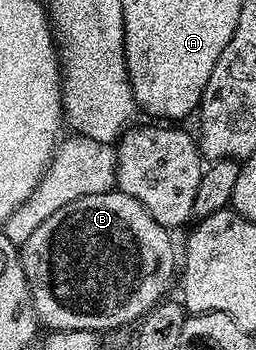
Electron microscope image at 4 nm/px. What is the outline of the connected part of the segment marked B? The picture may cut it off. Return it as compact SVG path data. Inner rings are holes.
M112 189L71 201L52 213L20 244L19 258L29 282L33 312L46 328L55 331L83 329L106 333L112 327L132 324L162 302L169 282L174 282L179 255L173 252L170 228L159 225L135 197Z

